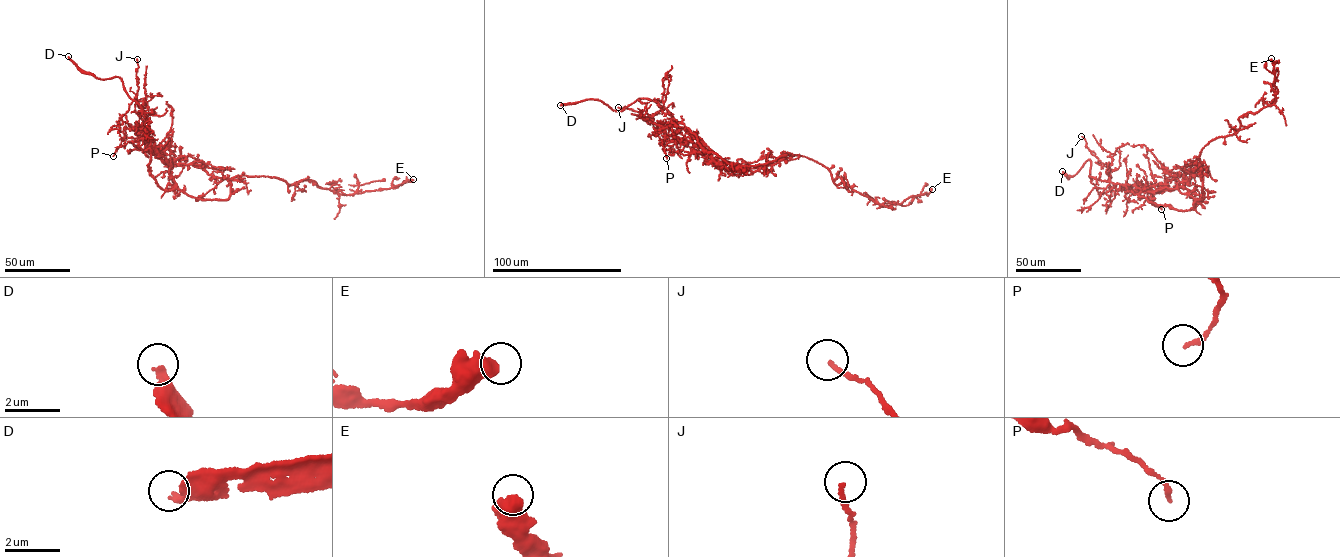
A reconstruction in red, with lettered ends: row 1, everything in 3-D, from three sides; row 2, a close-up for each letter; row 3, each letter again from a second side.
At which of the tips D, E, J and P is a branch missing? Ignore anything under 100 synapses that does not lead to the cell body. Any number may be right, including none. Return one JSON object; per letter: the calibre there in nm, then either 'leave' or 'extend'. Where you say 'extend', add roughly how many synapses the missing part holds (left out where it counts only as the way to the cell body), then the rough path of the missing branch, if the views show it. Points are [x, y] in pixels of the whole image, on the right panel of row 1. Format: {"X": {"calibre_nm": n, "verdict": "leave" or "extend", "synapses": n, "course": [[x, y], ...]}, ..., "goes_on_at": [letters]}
{"D": {"calibre_nm": 320, "verdict": "extend"}, "E": {"calibre_nm": 500, "verdict": "leave"}, "J": {"calibre_nm": 160, "verdict": "leave"}, "P": {"calibre_nm": 160, "verdict": "leave"}, "goes_on_at": ["D"]}

